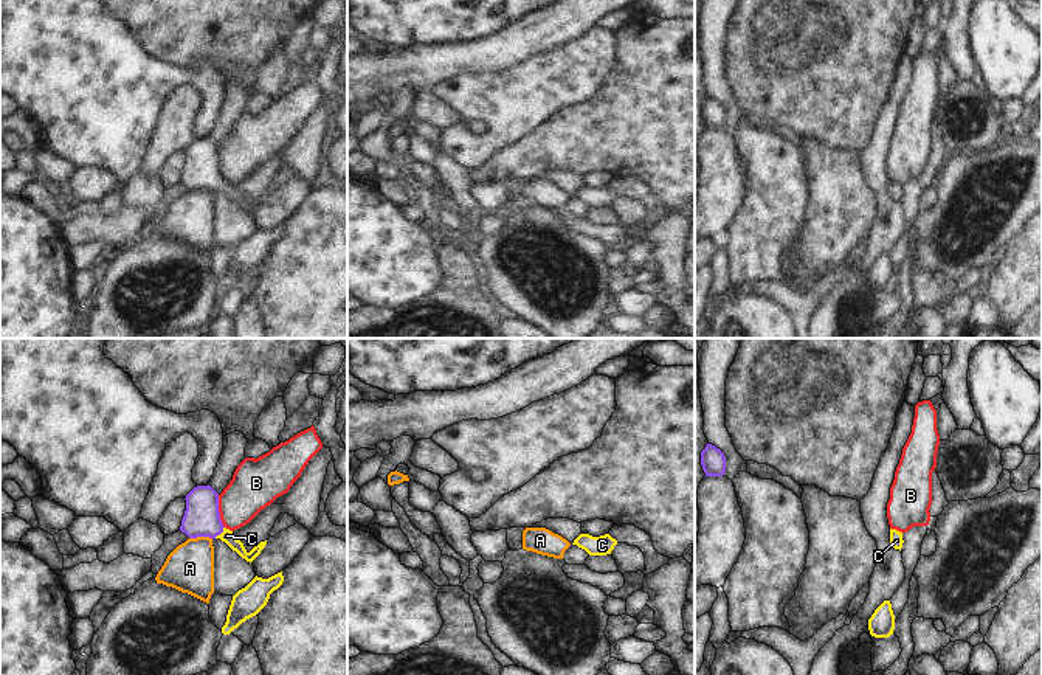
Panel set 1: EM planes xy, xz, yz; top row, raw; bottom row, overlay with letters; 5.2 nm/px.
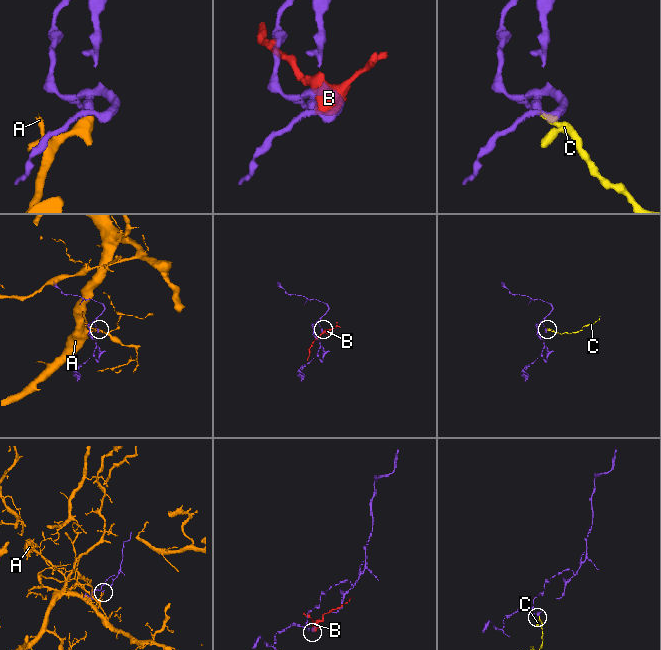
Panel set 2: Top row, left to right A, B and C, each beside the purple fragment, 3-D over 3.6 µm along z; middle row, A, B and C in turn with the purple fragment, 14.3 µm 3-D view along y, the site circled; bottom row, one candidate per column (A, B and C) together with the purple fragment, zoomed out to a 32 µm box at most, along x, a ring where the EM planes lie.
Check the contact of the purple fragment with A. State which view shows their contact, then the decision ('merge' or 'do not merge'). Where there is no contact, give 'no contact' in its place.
contact in xy; do not merge

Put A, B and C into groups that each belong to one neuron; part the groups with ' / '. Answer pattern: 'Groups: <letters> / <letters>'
Groups: A B / C

